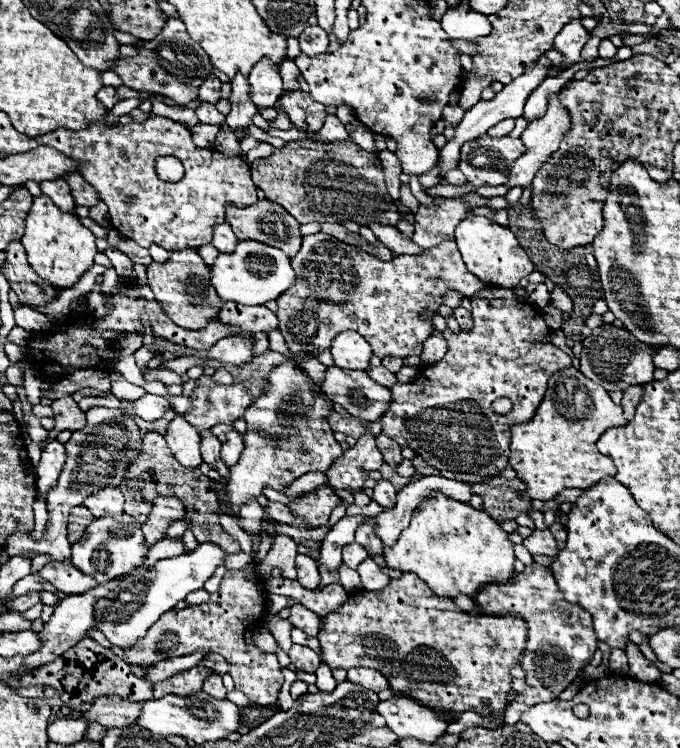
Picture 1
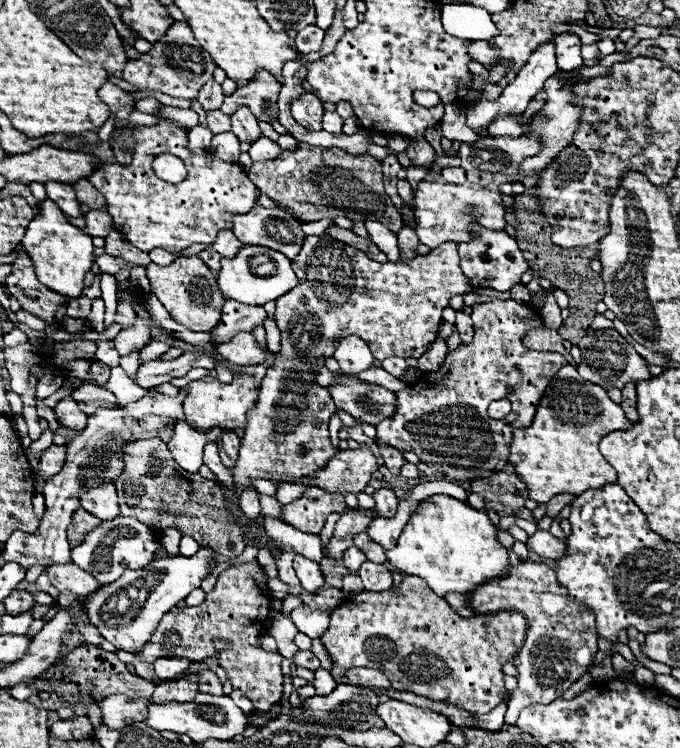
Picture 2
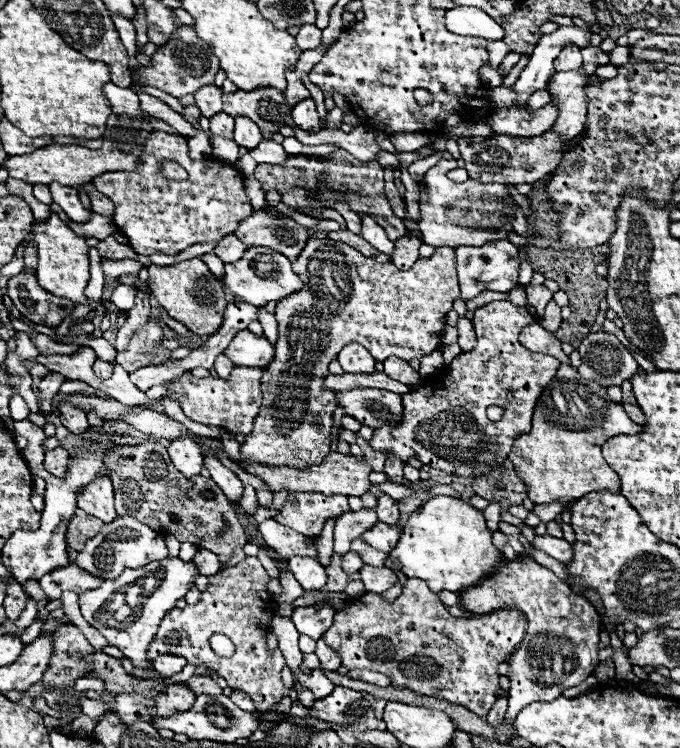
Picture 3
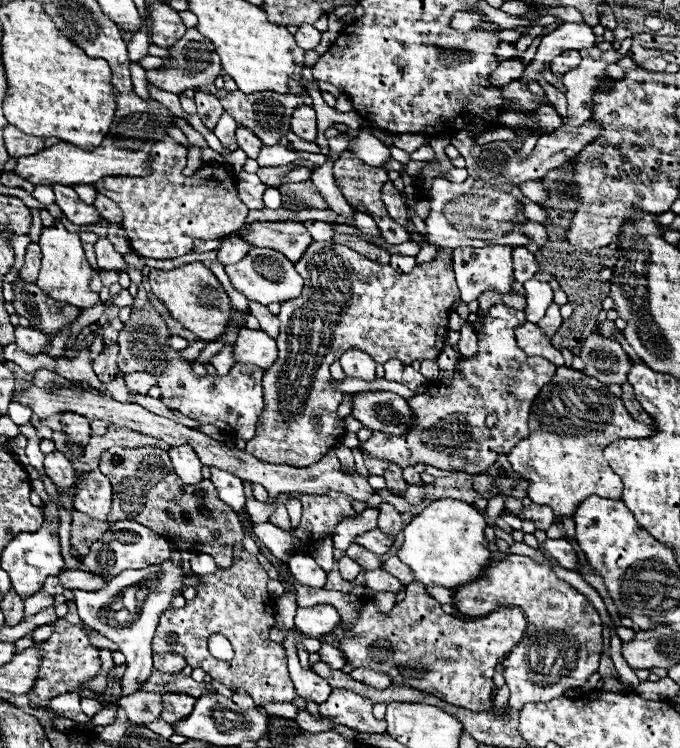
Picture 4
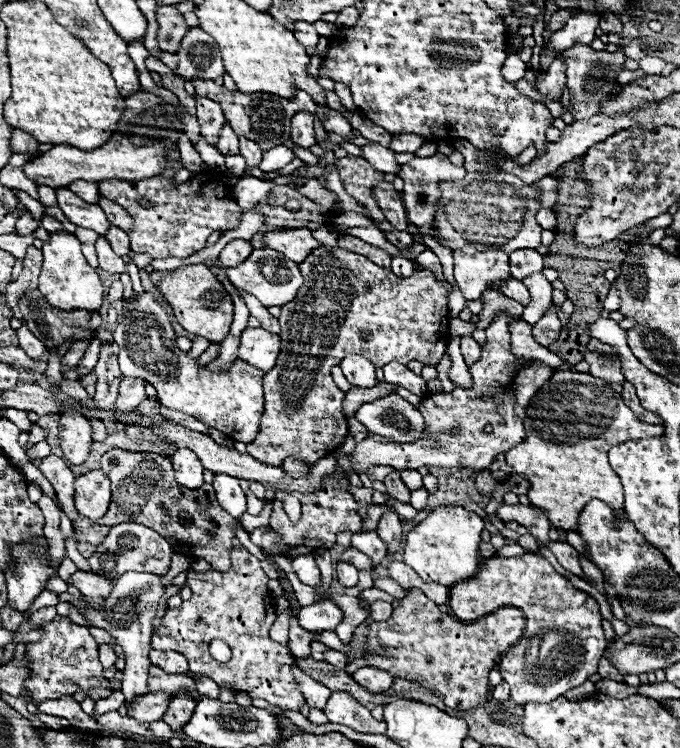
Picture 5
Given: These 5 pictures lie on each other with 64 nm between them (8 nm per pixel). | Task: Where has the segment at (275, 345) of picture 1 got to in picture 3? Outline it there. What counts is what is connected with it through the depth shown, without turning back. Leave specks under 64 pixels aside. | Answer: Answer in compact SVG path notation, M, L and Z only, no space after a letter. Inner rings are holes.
M258 308L258 320L260 320L260 324L262 324L262 328L264 328L264 336L274 344L276 342L276 336L278 336L278 322L276 322L276 318L274 318L274 314L270 314L270 312L266 312L264 308Z

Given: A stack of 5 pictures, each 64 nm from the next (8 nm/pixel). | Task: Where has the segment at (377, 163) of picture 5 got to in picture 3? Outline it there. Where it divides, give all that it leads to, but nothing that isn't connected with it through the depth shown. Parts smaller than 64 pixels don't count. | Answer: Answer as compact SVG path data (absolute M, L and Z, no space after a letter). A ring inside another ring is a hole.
M290 114L286 116L286 124L294 128L296 138L306 144L306 146L318 146L318 144L338 144L340 148L344 148L346 152L350 152L354 158L358 160L366 160L372 162L378 158L378 152L382 150L376 142L376 136L370 128L356 126L350 134L342 132L340 128L332 128L332 132L318 132L318 134L304 134L300 132L300 128L296 128L290 120Z

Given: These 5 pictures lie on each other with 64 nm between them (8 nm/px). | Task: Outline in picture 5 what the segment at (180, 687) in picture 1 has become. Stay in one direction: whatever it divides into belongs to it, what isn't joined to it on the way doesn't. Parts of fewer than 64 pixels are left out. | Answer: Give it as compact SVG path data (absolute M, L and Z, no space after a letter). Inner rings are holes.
M178 694L176 700L172 700L172 704L168 706L168 712L164 714L164 722L174 732L182 732L184 724L188 724L188 720L192 718L194 708L196 708L194 700L190 700L186 694Z

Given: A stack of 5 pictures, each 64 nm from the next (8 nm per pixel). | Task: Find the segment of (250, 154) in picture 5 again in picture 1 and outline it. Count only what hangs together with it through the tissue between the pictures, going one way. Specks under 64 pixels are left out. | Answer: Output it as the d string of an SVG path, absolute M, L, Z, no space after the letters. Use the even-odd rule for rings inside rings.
M236 74L236 78L232 78L232 110L226 116L226 124L240 132L252 126L252 116L256 114L256 106L252 102L248 102L248 78L242 74Z

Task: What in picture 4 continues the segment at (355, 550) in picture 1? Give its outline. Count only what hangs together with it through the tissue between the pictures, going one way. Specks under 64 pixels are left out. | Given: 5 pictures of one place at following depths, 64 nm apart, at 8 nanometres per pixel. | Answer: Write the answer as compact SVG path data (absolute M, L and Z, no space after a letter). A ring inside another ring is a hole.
M344 556L344 558L338 560L338 572L340 572L340 576L342 576L344 580L348 580L348 582L354 580L360 570L362 570L362 568L360 568L352 558L348 558L348 556Z

